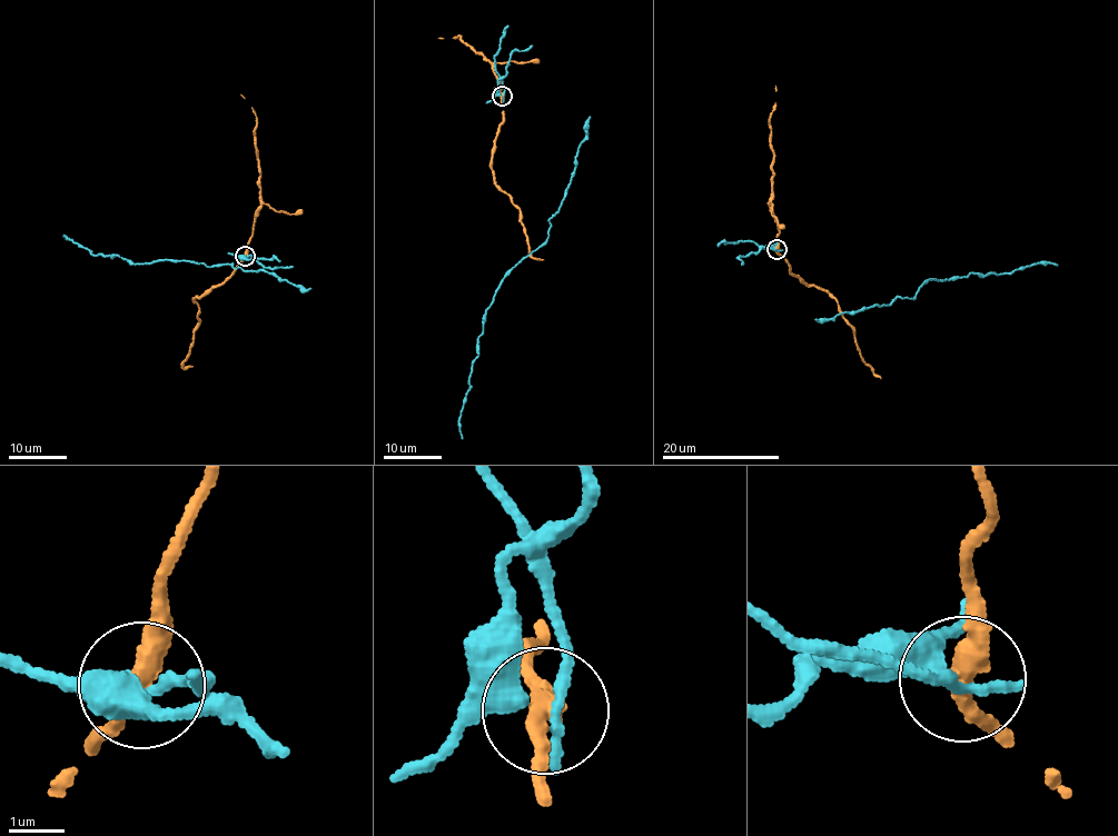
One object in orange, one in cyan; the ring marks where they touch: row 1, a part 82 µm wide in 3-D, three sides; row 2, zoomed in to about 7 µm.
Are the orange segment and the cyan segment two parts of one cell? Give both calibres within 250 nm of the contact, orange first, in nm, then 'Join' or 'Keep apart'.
Thickness 340 nm (orange) against 240 nm. Keep apart

